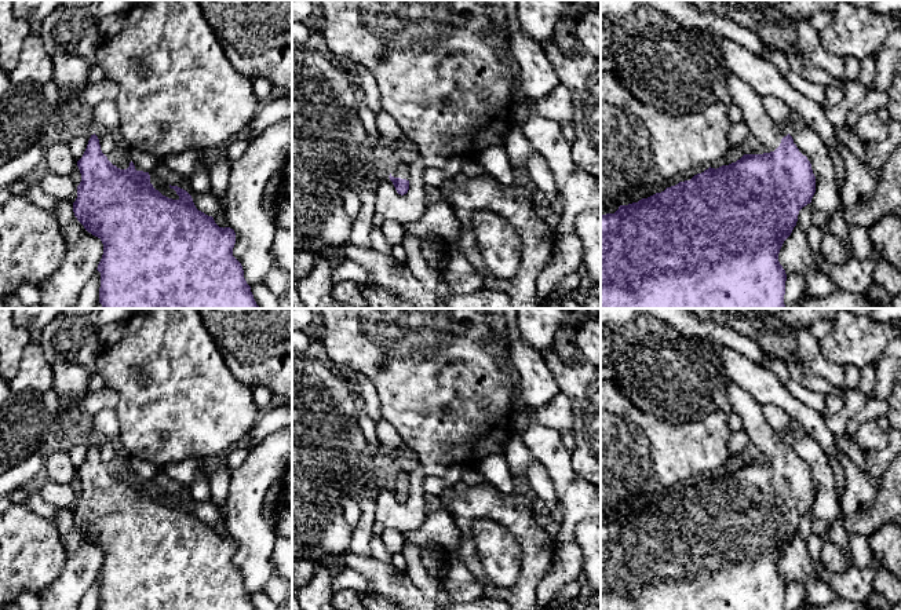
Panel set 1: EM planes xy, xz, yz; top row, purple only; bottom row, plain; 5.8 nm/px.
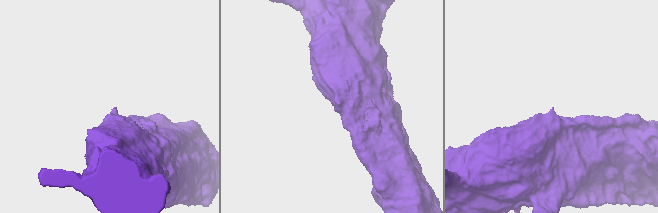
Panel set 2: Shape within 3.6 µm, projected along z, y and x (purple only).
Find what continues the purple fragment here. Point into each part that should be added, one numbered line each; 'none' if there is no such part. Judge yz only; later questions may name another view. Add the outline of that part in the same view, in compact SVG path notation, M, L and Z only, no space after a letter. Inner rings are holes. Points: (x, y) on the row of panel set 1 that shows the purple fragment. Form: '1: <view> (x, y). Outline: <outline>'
1: yz (750, 102). Outline: M734 73L729 76L727 90L732 94L734 103L741 109L744 123L751 134L766 146L767 153L774 151L789 131L776 125L770 120L765 113L762 103L763 96Z

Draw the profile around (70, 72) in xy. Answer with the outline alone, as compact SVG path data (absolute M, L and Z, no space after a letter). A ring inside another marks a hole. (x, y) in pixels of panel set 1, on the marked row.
M55 54L51 61L54 63L54 83L62 94L80 94L87 87L90 65L85 58L72 54Z

